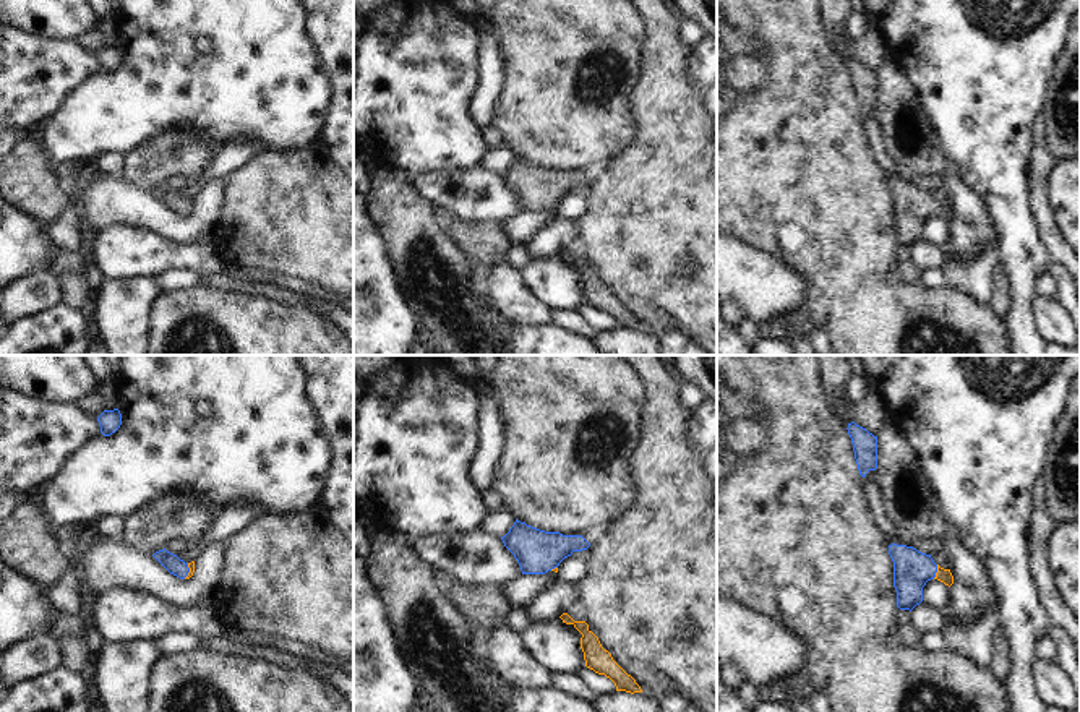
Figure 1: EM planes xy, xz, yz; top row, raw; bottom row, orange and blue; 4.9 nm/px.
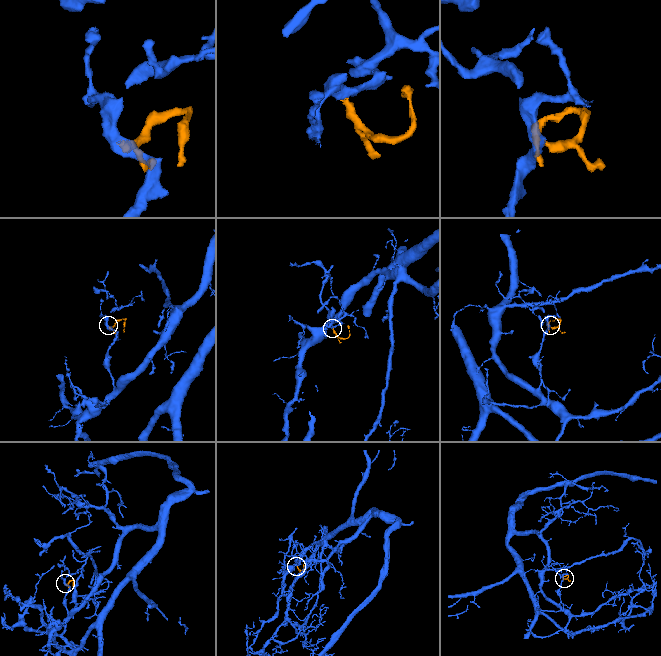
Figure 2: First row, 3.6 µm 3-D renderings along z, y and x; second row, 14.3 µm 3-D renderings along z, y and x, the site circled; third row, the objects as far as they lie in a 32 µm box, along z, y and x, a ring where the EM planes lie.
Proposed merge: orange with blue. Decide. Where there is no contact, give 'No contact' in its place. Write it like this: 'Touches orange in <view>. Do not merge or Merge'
Touches orange in yz. Merge

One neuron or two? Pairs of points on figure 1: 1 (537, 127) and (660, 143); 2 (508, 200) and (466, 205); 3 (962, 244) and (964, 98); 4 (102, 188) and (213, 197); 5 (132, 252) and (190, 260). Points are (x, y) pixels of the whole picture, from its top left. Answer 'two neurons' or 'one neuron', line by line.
1: two neurons
2: one neuron
3: two neurons
4: one neuron
5: one neuron

